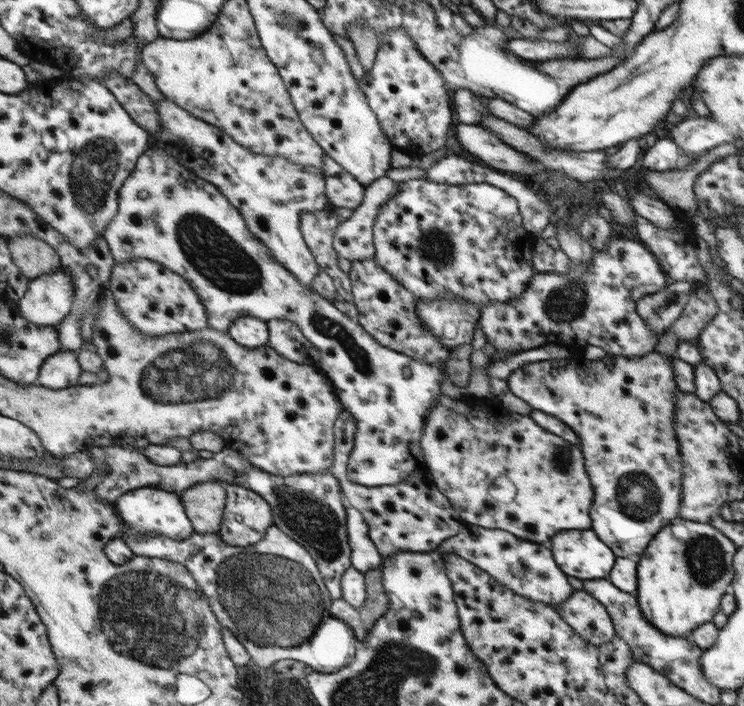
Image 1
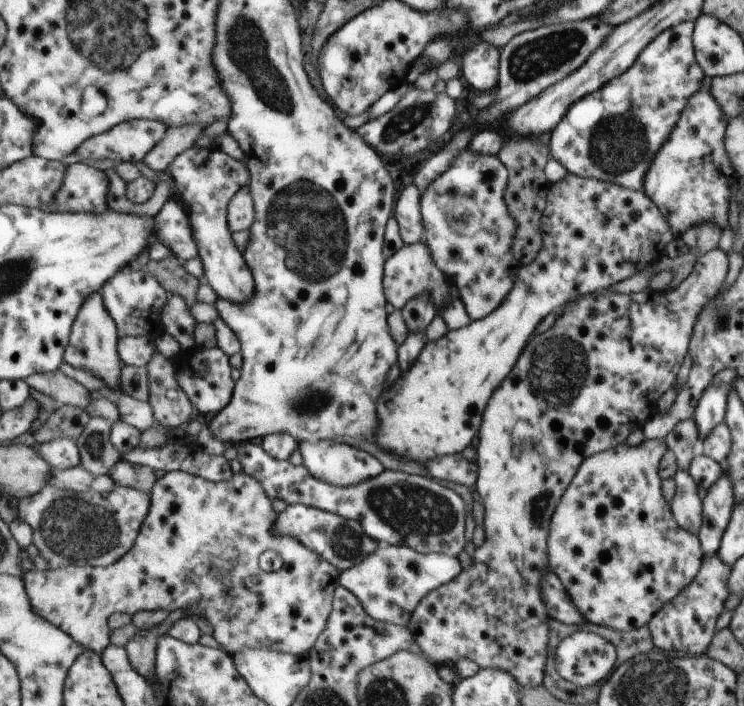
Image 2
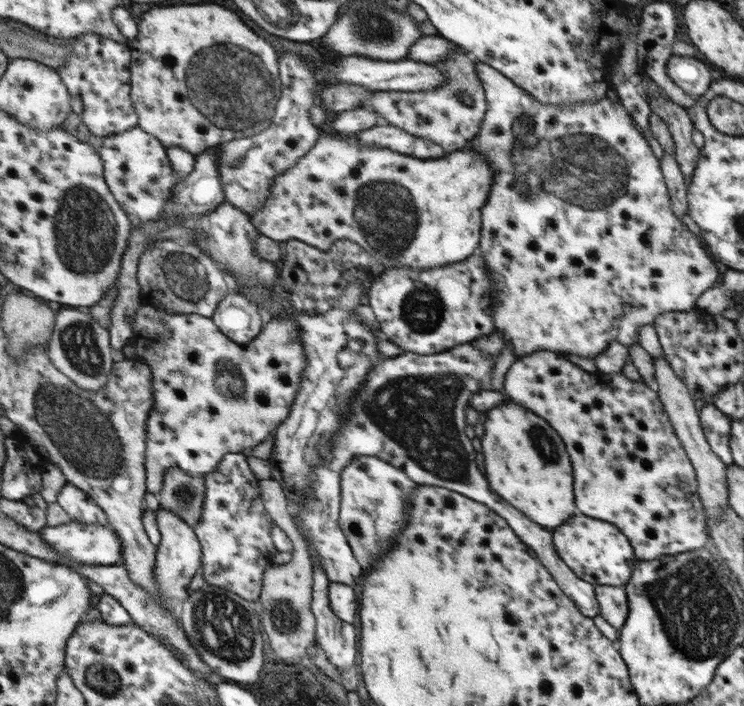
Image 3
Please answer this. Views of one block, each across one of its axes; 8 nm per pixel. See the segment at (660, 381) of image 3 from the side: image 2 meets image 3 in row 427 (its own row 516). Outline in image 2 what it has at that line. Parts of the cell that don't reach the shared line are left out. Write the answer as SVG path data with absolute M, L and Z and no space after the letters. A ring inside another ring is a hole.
M675 470L673 474L675 494L670 500L674 520L683 530L697 535L701 526L702 501L697 496L697 486L688 472Z

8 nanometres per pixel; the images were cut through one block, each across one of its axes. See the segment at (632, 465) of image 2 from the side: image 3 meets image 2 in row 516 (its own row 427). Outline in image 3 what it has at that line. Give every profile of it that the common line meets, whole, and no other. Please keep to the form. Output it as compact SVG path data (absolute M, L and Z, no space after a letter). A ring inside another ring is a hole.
M539 350L535 351L535 353L515 358L504 375L502 385L503 392L507 394L508 400L517 402L519 407L523 407L527 411L531 411L532 414L546 420L558 431L562 441L567 442L566 450L571 450L570 462L575 462L574 503L575 506L579 506L578 513L587 514L589 518L603 518L605 522L610 522L613 526L618 527L629 539L634 555L637 556L639 561L650 561L663 556L673 556L701 549L707 545L709 537L709 531L707 530L708 520L705 517L701 499L698 497L697 476L694 474L693 464L687 458L685 448L675 434L674 425L670 422L669 416L662 410L662 403L658 398L658 393L651 390L642 379L635 382L634 380L629 380L622 373L602 373L598 371L592 374L571 364L559 352Z

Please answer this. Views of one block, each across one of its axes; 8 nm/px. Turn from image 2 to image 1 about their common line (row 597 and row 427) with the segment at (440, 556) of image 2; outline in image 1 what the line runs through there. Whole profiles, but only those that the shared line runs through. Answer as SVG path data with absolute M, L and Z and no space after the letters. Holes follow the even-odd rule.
M150 144L146 152L139 157L138 165L135 167L134 173L131 174L130 178L123 184L123 188L119 192L118 214L107 226L104 236L110 244L110 249L117 263L133 261L137 258L145 257L163 263L163 265L169 267L170 270L183 275L184 278L194 286L194 290L198 292L202 298L203 307L206 311L207 326L217 329L218 332L225 332L230 328L231 321L239 317L247 316L262 319L263 321L270 320L271 318L273 318L273 320L289 320L289 322L293 322L295 326L298 326L299 330L302 332L302 336L311 344L311 347L318 352L319 366L321 370L327 374L331 390L338 396L343 409L355 419L354 448L353 452L350 453L350 460L347 465L347 479L351 479L351 482L356 482L361 486L368 487L389 486L389 484L399 484L399 482L403 482L403 480L405 480L411 472L415 472L415 470L426 470L425 462L423 462L422 447L419 446L419 442L421 441L423 426L426 426L428 415L436 406L435 402L439 400L439 396L441 396L439 384L441 384L443 376L446 375L444 362L437 361L437 363L426 363L425 361L421 361L421 359L411 358L404 355L402 352L390 350L389 347L383 347L381 344L374 342L374 339L355 322L354 318L343 315L337 307L333 306L327 299L322 298L319 293L314 292L311 288L306 288L301 282L298 282L277 259L273 258L273 255L269 253L269 249L263 246L263 243L259 241L258 238L251 235L251 232L247 229L247 225L245 225L245 221L243 221L243 217L241 217L237 208L229 204L229 201L218 191L218 188L195 174L195 171L192 171L189 167L181 165L177 158L173 157L169 151L165 151Z

